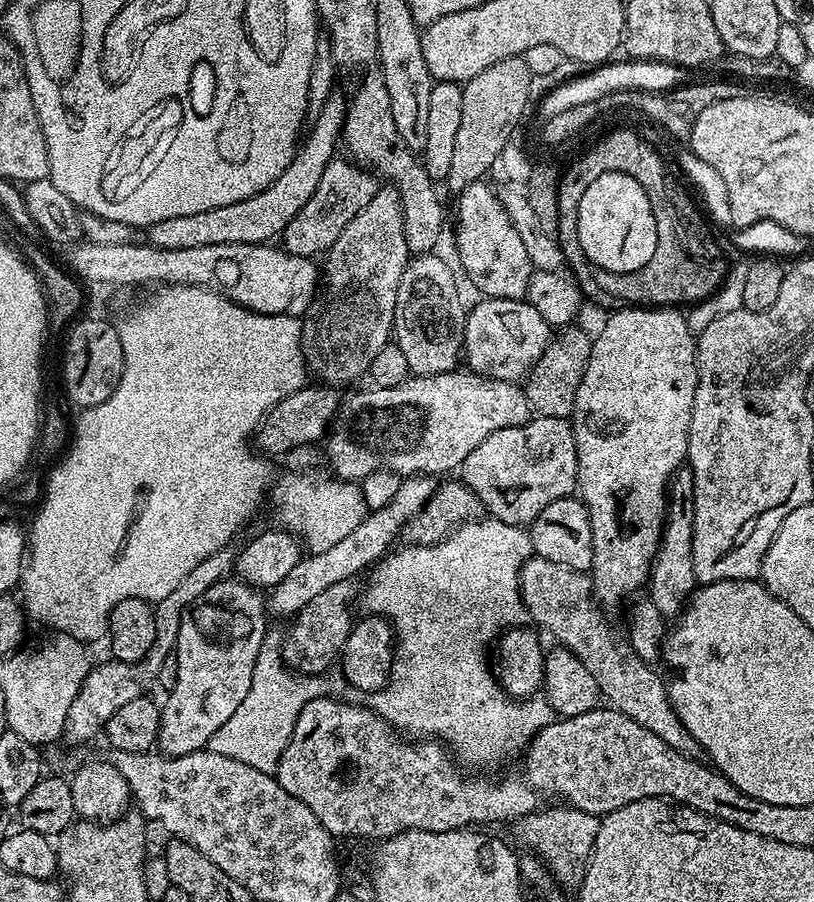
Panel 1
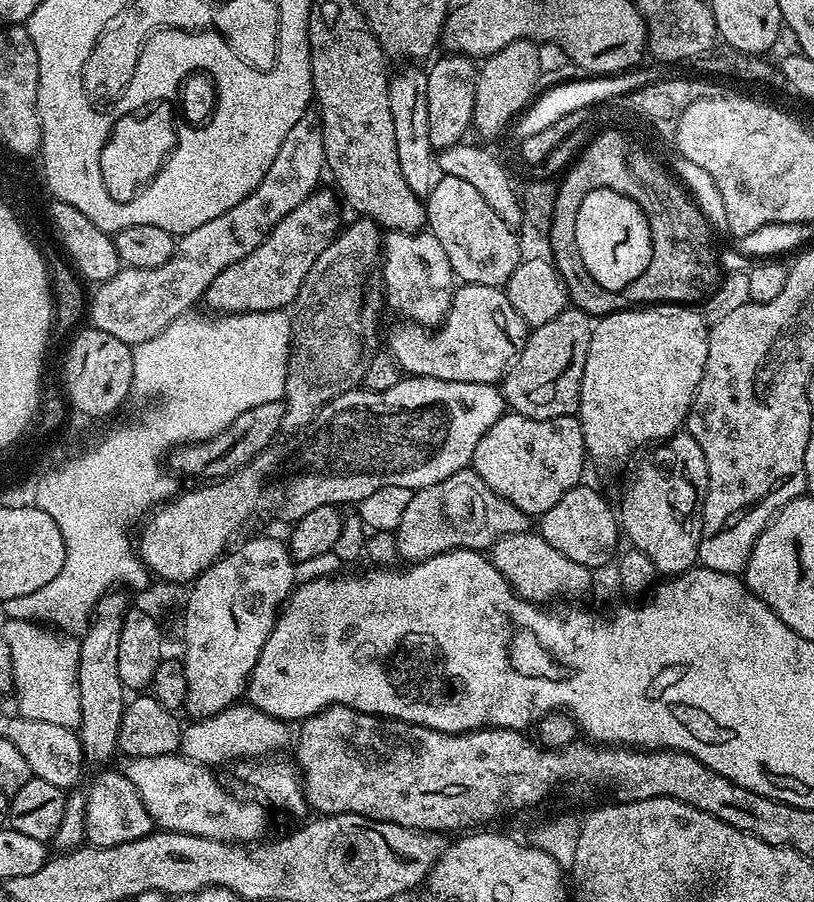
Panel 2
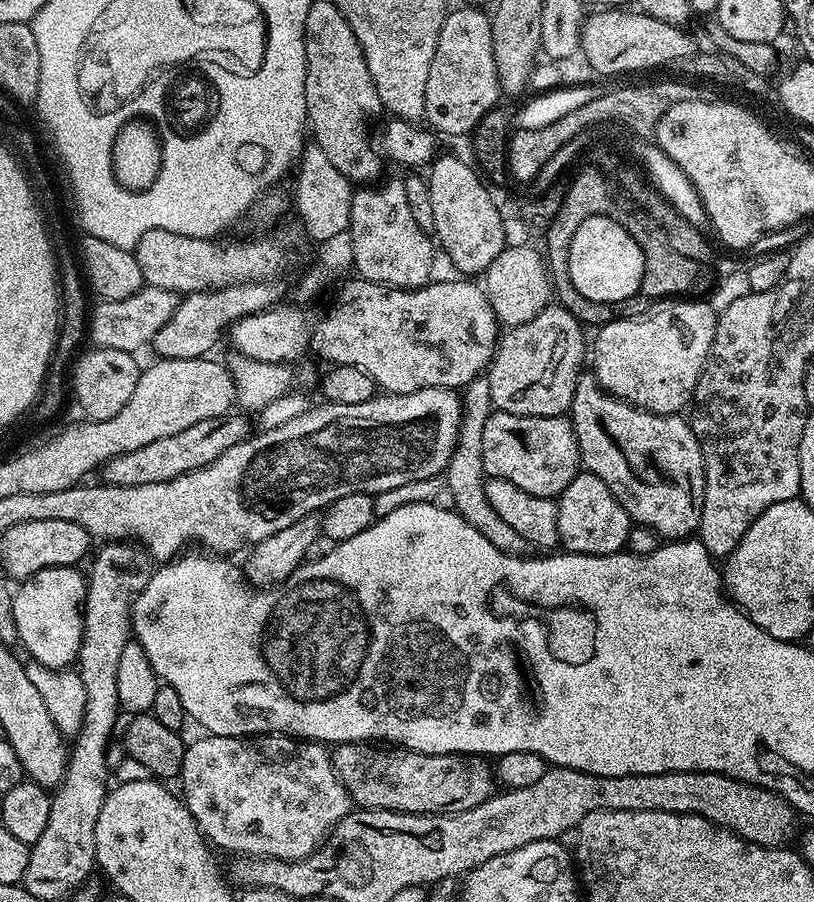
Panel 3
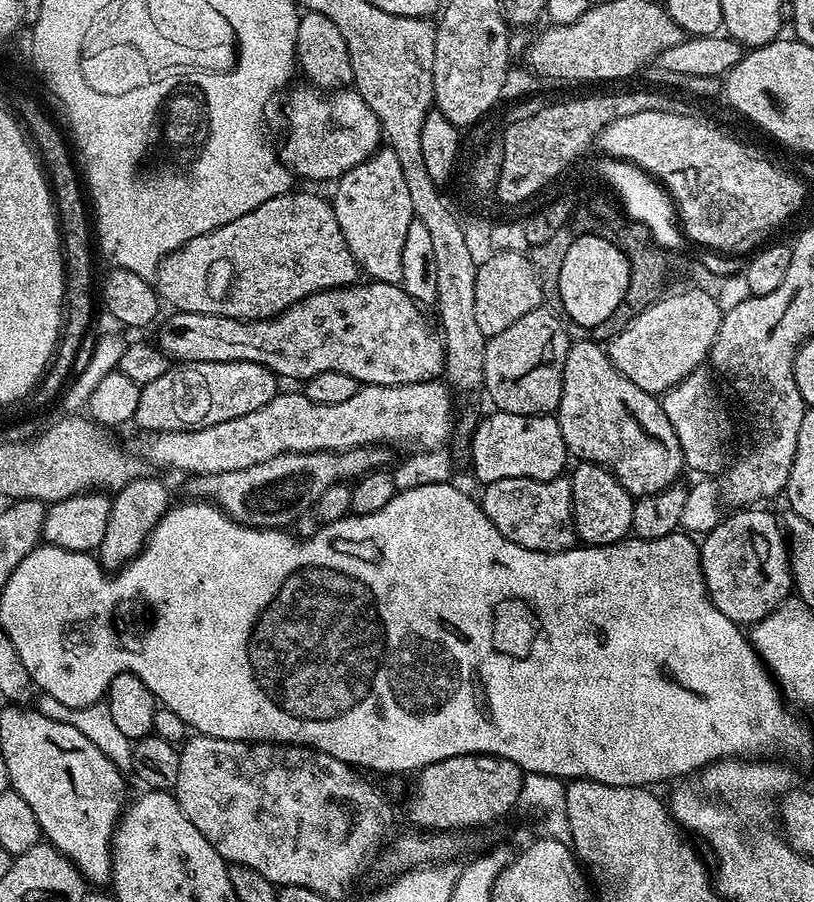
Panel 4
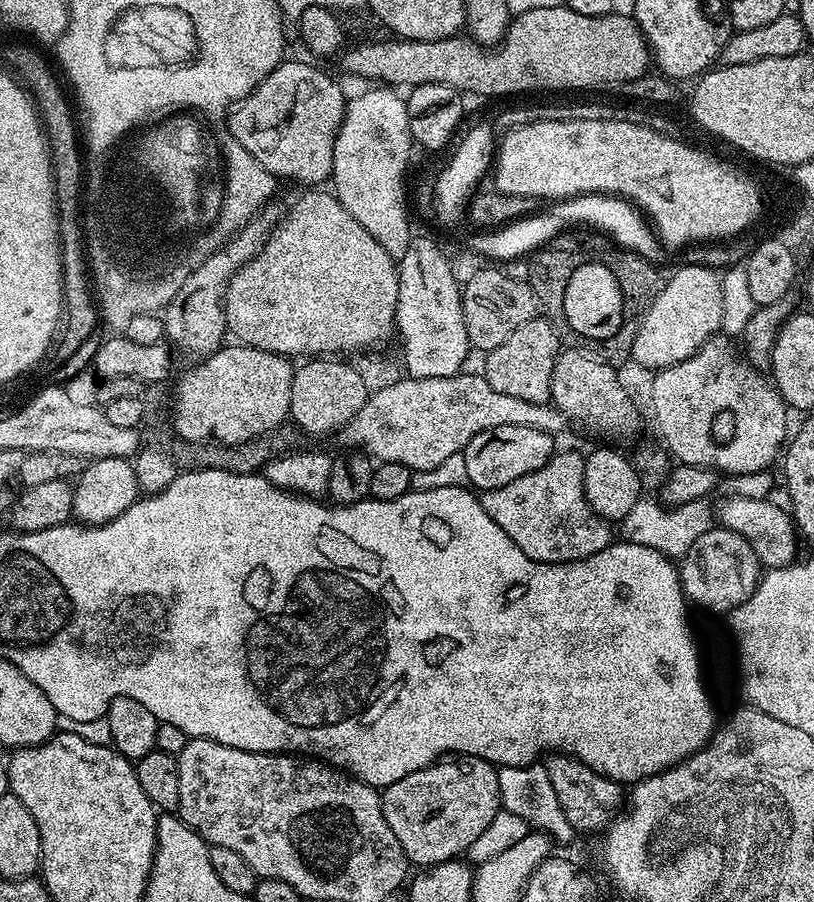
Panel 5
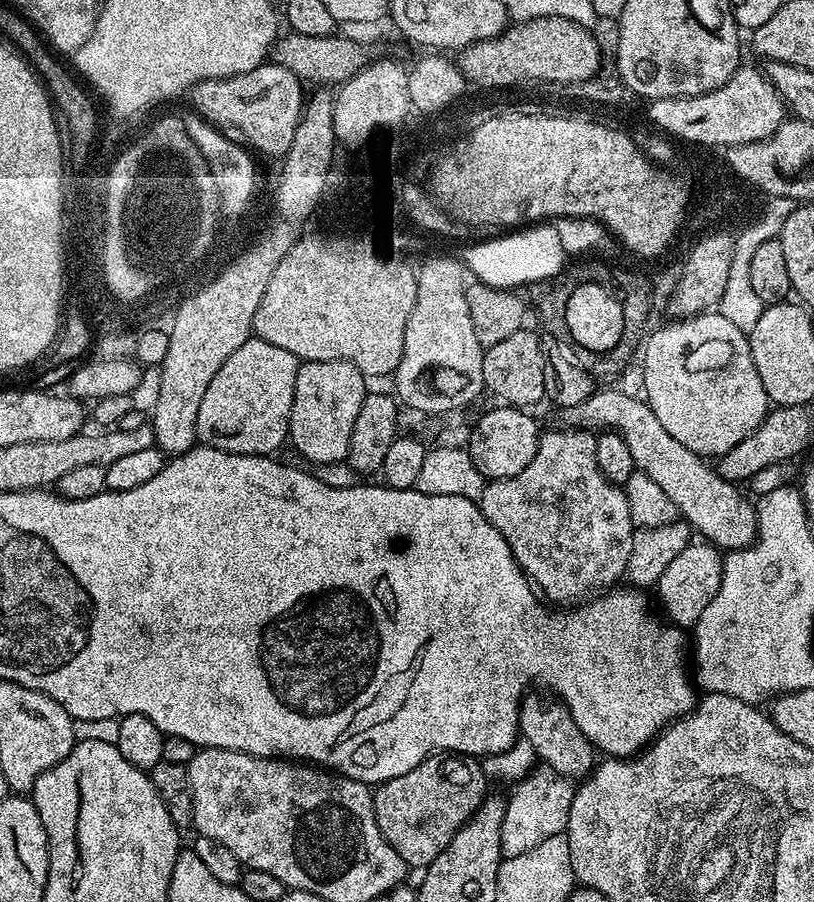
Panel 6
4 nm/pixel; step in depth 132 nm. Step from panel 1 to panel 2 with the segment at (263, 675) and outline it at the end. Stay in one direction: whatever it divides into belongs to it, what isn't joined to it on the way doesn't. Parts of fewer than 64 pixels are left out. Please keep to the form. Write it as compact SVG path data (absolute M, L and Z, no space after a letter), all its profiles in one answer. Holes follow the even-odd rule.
M240 702L231 708L222 710L213 716L195 719L183 725L180 733L179 755L187 760L193 760L196 764L217 766L223 760L244 760L247 756L260 756L256 758L268 758L279 748L289 747L289 725L285 721L274 718L270 714L260 712L247 703Z

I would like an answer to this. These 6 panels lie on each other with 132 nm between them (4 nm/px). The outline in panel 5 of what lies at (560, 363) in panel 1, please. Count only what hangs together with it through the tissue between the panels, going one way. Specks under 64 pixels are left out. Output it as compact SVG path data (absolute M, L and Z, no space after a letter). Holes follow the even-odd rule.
M537 318L530 322L522 322L502 346L494 346L483 357L482 375L502 394L511 394L513 398L522 398L525 402L547 404L552 398L552 375L554 362L560 357L562 343L557 325L551 324L547 318Z

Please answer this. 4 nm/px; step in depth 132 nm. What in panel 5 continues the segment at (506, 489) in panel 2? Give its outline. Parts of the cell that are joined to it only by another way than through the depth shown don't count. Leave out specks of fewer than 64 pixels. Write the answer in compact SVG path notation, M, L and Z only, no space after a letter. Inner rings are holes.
M494 426L494 430L482 430L482 434L474 434L474 438L470 438L463 451L468 484L476 490L506 486L506 482L514 482L514 478L522 478L522 474L530 474L546 466L546 462L554 455L552 440L554 440L553 433L536 430L534 426Z

